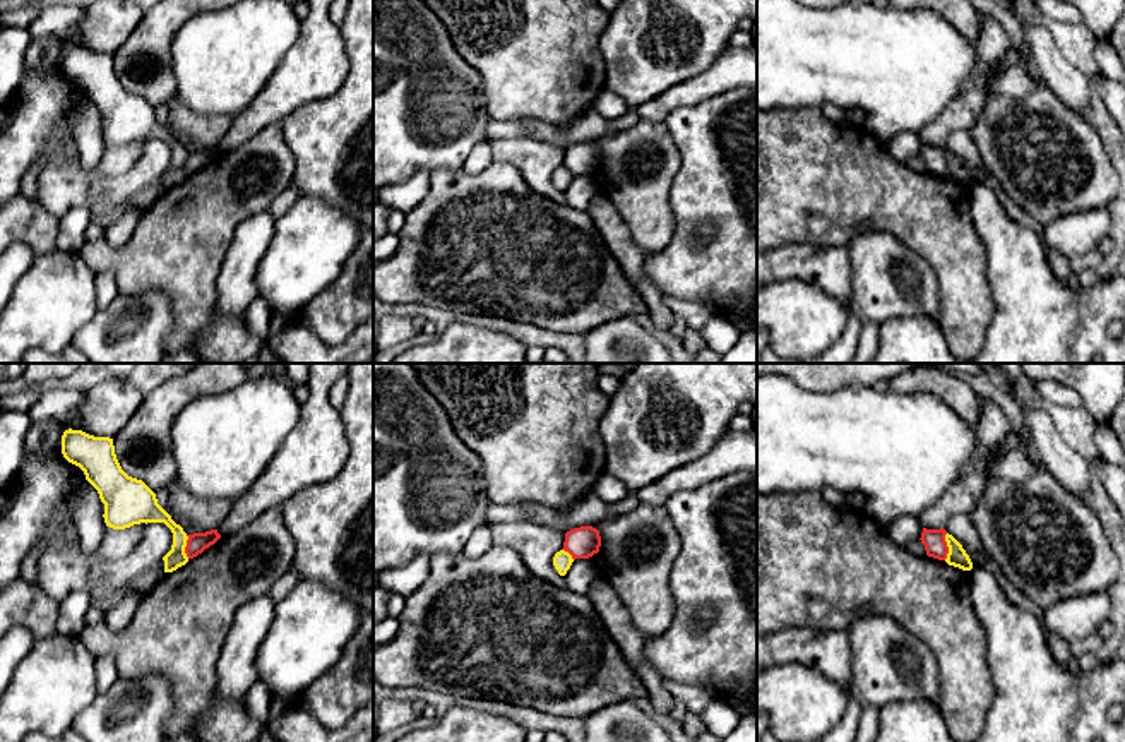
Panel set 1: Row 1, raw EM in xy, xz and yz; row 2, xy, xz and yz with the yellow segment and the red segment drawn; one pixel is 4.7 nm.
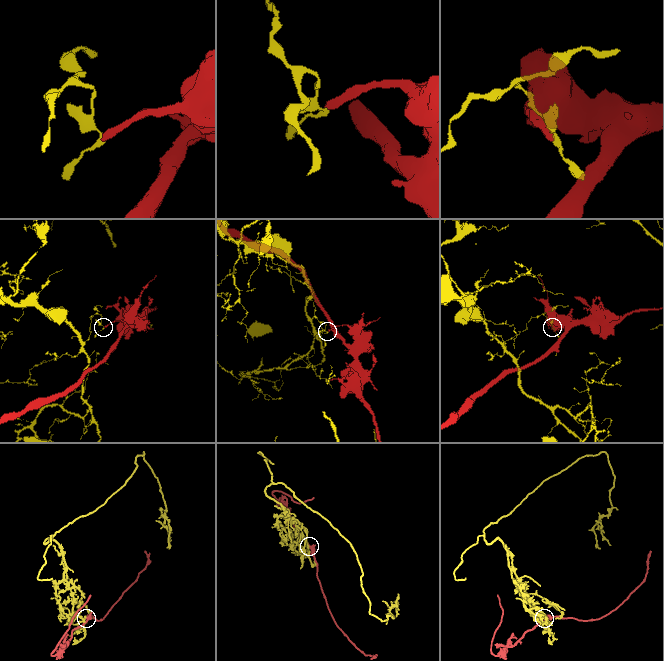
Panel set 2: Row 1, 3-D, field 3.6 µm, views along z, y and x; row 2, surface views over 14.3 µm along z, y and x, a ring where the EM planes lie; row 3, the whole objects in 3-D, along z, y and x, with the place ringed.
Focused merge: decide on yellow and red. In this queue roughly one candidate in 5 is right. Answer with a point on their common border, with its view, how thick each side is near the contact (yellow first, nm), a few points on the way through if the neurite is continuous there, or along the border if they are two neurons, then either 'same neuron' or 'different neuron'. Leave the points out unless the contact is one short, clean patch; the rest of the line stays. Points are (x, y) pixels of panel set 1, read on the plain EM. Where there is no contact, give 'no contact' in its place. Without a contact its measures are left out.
meets yellow in yz at (947, 161); 90 nm thick on the yellow side, 110 nm on the other; border along yz (947, 149), (947, 172), (944, 175); different neuron

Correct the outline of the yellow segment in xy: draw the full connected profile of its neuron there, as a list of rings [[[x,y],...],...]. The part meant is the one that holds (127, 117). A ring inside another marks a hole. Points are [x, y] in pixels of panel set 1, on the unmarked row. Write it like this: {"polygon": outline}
{"polygon": [[[68,45],[62,51],[62,70],[68,79],[79,82],[86,96],[98,106],[104,120],[106,142],[125,146],[140,139],[164,139],[173,149],[171,166],[163,173],[164,188],[173,188],[188,178],[187,149],[158,120],[156,110],[142,96],[122,86],[113,55]]]}

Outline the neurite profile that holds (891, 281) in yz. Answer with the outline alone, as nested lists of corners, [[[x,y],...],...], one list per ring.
[[[885,231],[856,233],[848,248],[851,305],[863,322],[930,317],[940,324],[938,276],[923,257]]]

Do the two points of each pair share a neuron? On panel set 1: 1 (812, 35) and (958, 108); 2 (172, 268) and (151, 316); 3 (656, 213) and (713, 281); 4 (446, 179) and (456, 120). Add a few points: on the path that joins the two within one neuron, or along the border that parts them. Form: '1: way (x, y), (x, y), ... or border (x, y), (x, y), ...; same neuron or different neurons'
1: border (973, 72), (951, 103), (918, 131); different neurons
2: border (119, 292), (158, 290), (168, 300), (173, 329); different neurons
3: border (670, 192), (675, 232), (661, 249), (646, 254); different neurons
4: border (461, 167), (435, 168), (430, 173); different neurons

